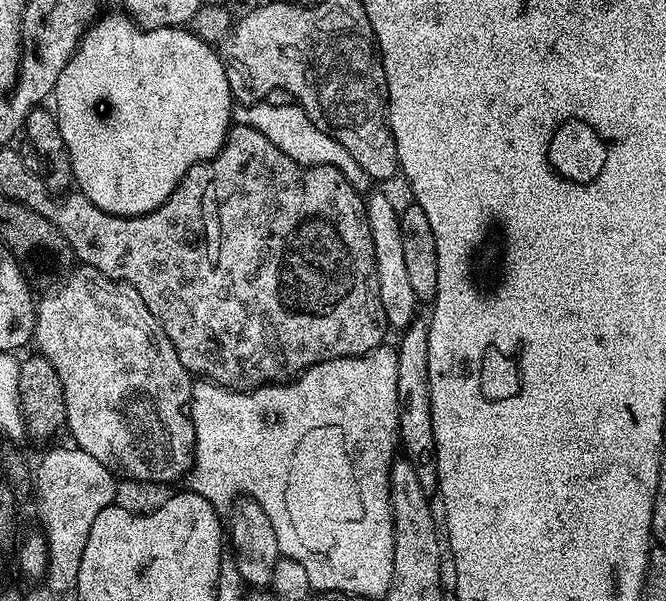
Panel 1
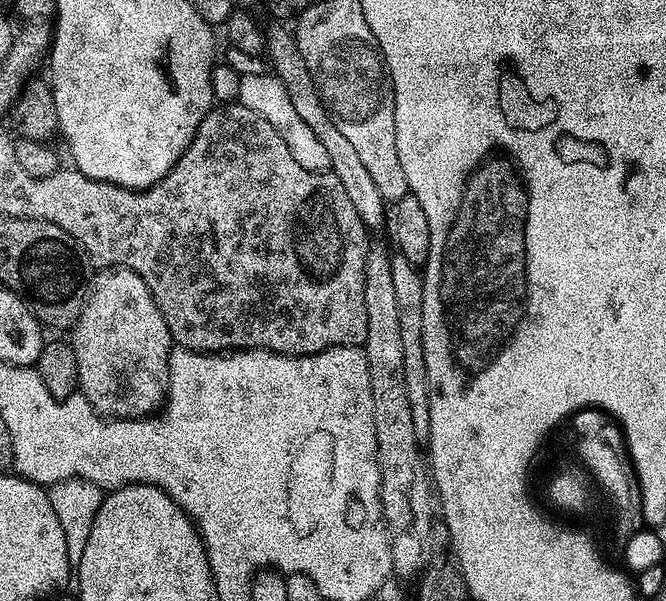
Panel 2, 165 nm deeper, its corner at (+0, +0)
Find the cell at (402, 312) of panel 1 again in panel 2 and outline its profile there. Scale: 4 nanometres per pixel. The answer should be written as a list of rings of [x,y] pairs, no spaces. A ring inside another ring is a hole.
[[[269,27],[266,32],[266,56],[272,59],[271,71],[280,79],[282,86],[286,86],[286,95],[290,97],[295,112],[302,118],[302,122],[306,122],[306,126],[310,126],[310,130],[314,130],[314,135],[318,137],[318,142],[322,142],[326,154],[330,154],[330,170],[338,178],[338,182],[342,182],[350,202],[354,202],[354,210],[358,210],[364,227],[369,230],[380,228],[383,224],[385,227],[384,196],[378,190],[378,186],[374,186],[374,178],[370,178],[362,158],[358,158],[358,150],[354,150],[354,145],[339,132],[338,126],[334,126],[318,94],[318,86],[314,86],[310,70],[306,70],[306,58],[302,58],[302,50],[298,50],[295,35],[289,29],[287,32],[284,28]]]

